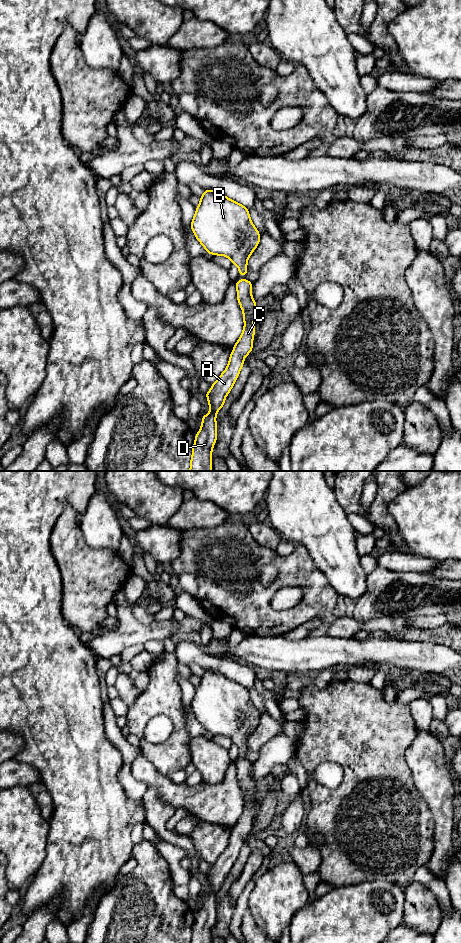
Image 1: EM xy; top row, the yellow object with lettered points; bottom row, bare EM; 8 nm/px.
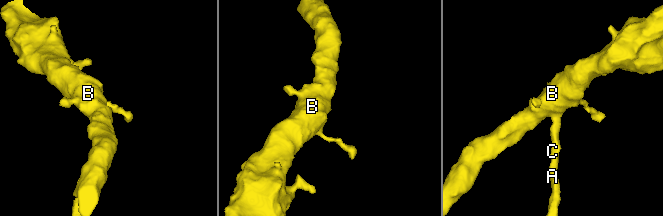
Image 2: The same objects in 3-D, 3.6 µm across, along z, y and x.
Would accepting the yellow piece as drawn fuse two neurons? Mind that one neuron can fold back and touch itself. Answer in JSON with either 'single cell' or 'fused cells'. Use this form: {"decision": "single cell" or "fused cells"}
{"decision": "single cell"}

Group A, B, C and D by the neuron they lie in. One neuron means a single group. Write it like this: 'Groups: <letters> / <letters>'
Groups: A B C D

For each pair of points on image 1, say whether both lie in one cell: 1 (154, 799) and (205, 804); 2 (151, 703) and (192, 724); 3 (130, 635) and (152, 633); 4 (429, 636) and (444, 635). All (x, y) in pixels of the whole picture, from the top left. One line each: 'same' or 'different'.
1: different
2: different
3: same
4: same

